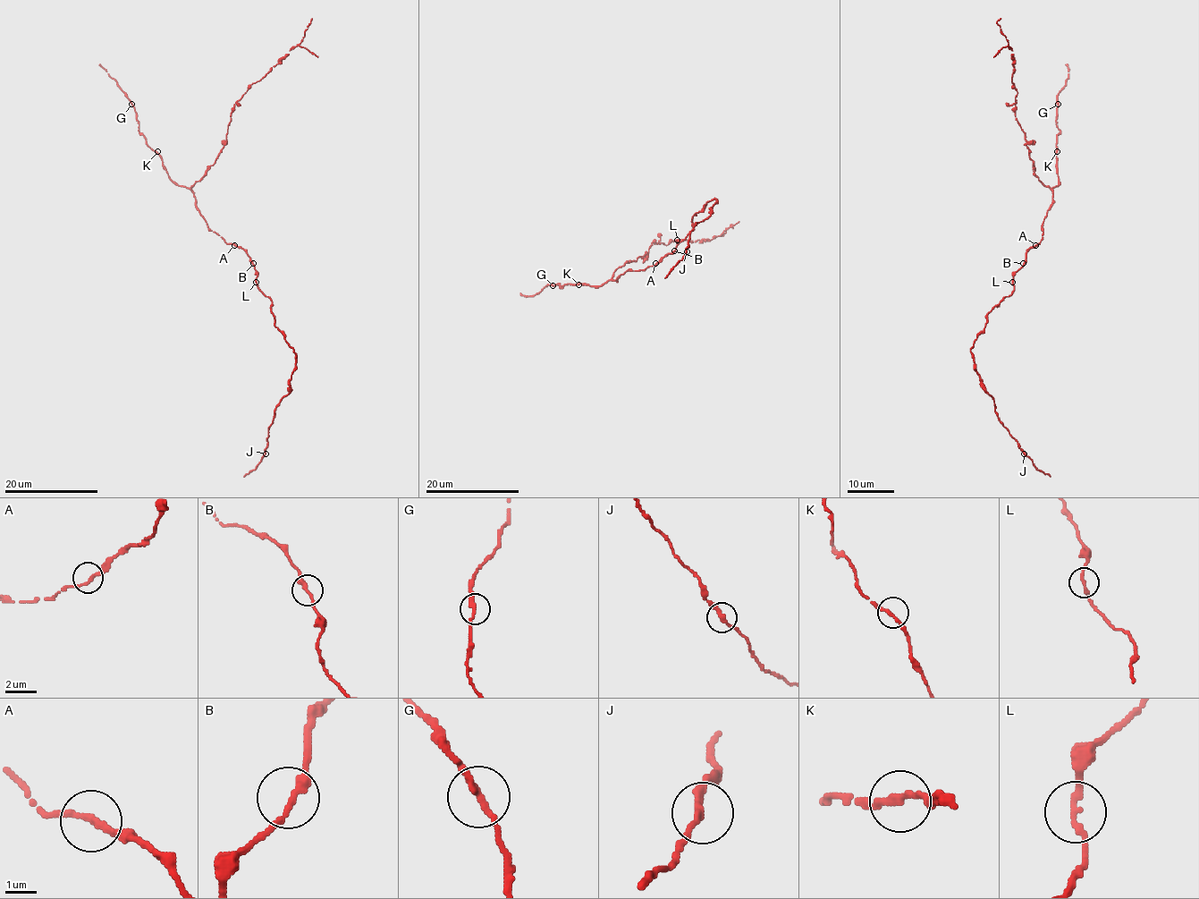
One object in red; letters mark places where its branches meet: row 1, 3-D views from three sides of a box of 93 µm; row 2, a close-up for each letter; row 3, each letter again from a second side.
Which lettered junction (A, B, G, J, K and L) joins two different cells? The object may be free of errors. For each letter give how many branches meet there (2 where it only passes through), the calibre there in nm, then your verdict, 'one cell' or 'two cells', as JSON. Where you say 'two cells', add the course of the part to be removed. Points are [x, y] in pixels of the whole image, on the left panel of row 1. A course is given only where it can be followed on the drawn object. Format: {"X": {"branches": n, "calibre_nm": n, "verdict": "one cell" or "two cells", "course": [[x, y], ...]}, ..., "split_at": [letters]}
{"A": {"branches": 2, "calibre_nm": 240, "verdict": "one cell"}, "B": {"branches": 2, "calibre_nm": 240, "verdict": "one cell"}, "G": {"branches": 2, "calibre_nm": 240, "verdict": "one cell"}, "J": {"branches": 2, "calibre_nm": 240, "verdict": "one cell"}, "K": {"branches": 2, "calibre_nm": 240, "verdict": "one cell"}, "L": {"branches": 2, "calibre_nm": 240, "verdict": "one cell"}, "split_at": []}

